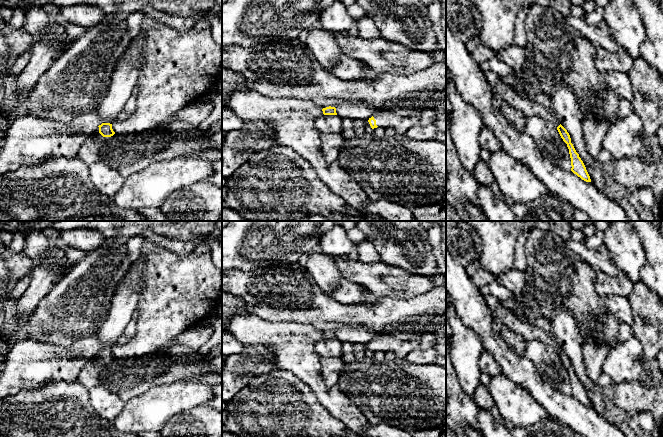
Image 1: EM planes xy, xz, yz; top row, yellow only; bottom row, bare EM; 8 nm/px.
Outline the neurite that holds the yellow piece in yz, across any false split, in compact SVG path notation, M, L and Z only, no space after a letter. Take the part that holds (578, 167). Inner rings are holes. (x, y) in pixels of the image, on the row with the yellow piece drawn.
M560 124L557 127L557 130L563 139L563 141L567 144L567 147L569 149L569 154L571 158L571 171L576 174L578 177L580 177L582 180L586 182L591 182L590 176L586 170L586 167L579 157L579 154L576 152L573 144L571 143L571 138L567 130Z

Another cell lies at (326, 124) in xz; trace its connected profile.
M322 114L315 119L314 125L320 134L341 133L342 118L338 115Z

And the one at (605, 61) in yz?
M597 47L595 54L595 66L602 73L629 73L634 66L634 59L625 51L612 53L602 47Z

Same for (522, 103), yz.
M483 71L489 85L492 87L493 92L498 92L502 101L505 101L512 108L523 114L526 118L537 115L546 121L551 122L558 127L560 122L554 112L550 112L543 105L533 101L527 95L521 94L501 83L501 77L492 71Z

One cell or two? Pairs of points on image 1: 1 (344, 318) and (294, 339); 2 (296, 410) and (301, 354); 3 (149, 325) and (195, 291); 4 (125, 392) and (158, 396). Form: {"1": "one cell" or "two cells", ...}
{"1": "two cells", "2": "two cells", "3": "one cell", "4": "two cells"}

